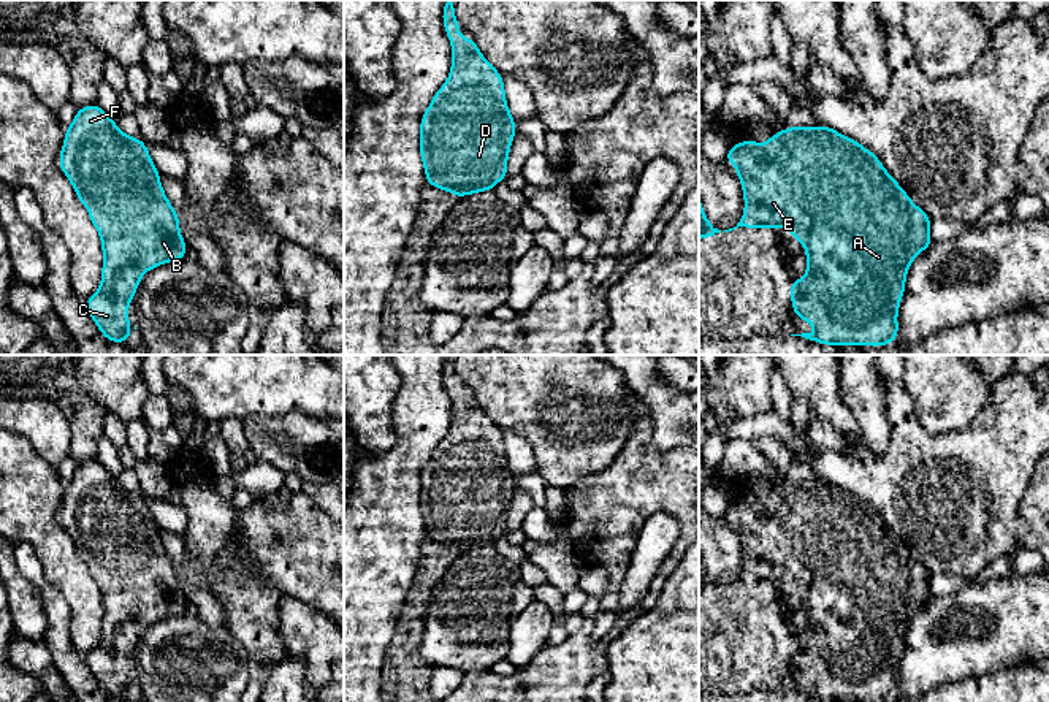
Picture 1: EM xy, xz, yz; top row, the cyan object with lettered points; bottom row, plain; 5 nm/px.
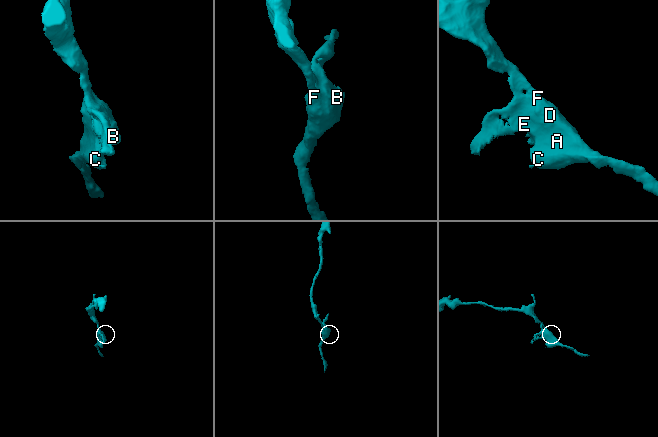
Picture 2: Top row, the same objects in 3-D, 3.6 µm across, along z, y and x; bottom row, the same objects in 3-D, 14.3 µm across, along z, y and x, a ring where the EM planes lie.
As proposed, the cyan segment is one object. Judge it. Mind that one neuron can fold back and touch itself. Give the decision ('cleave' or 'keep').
keep

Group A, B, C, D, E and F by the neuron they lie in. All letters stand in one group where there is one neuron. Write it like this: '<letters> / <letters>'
A B C D E F

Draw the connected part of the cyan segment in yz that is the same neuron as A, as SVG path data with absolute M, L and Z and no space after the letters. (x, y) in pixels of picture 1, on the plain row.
M826 480L819 482L788 482L780 488L773 488L772 493L764 498L757 499L751 494L745 494L737 501L729 502L726 515L737 521L737 532L742 536L743 553L745 553L745 567L740 577L727 586L732 586L738 582L743 583L789 583L791 589L807 604L807 632L805 634L792 634L791 635L791 658L794 661L792 667L803 673L807 678L813 678L818 686L816 688L802 688L802 689L791 689L791 691L802 691L805 694L819 697L821 700L873 700L881 702L889 697L897 696L898 678L897 678L897 667L905 648L905 634L906 628L911 621L914 612L924 607L932 597L930 591L930 577L932 574L917 563L906 547L897 539L897 536L886 526L881 520L879 513L872 507L860 501L849 491L843 491L833 483Z

